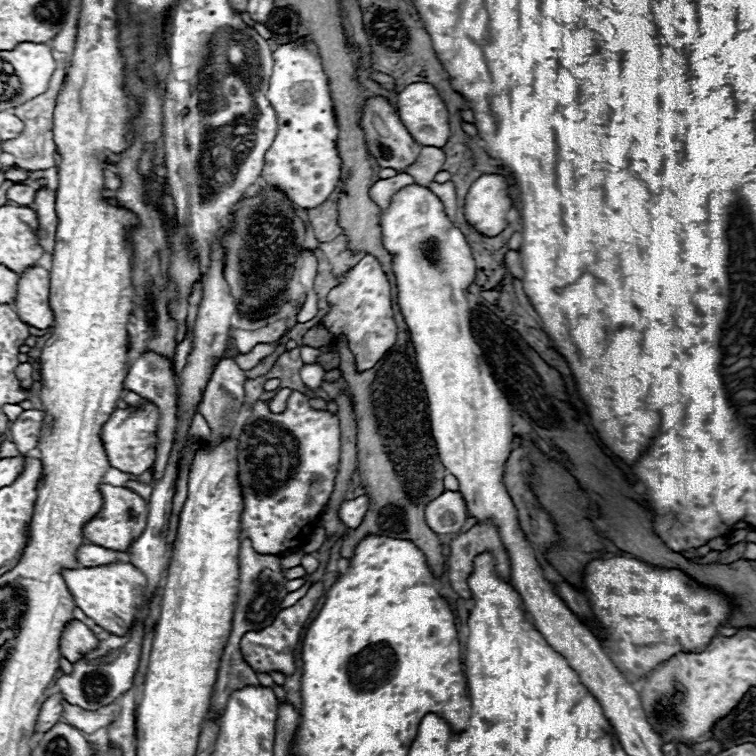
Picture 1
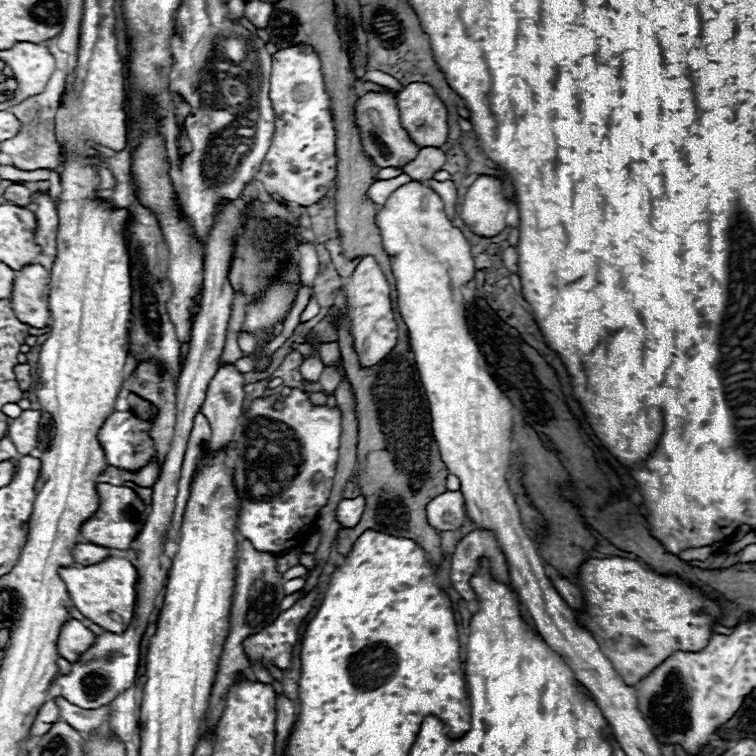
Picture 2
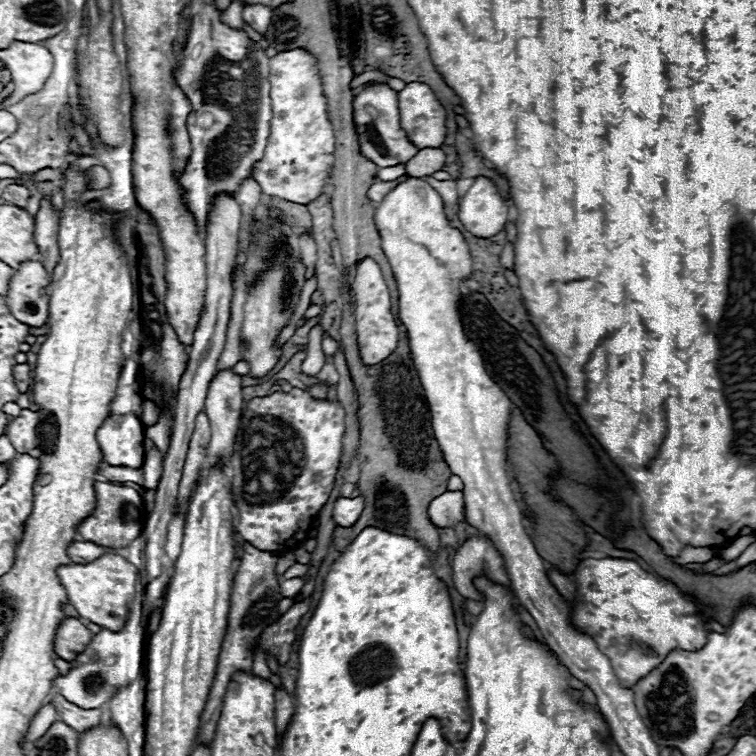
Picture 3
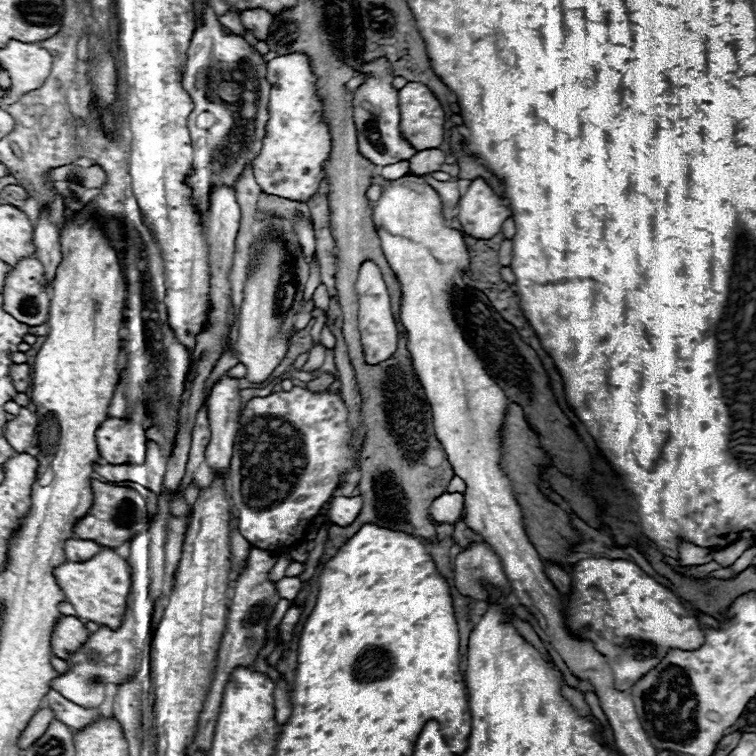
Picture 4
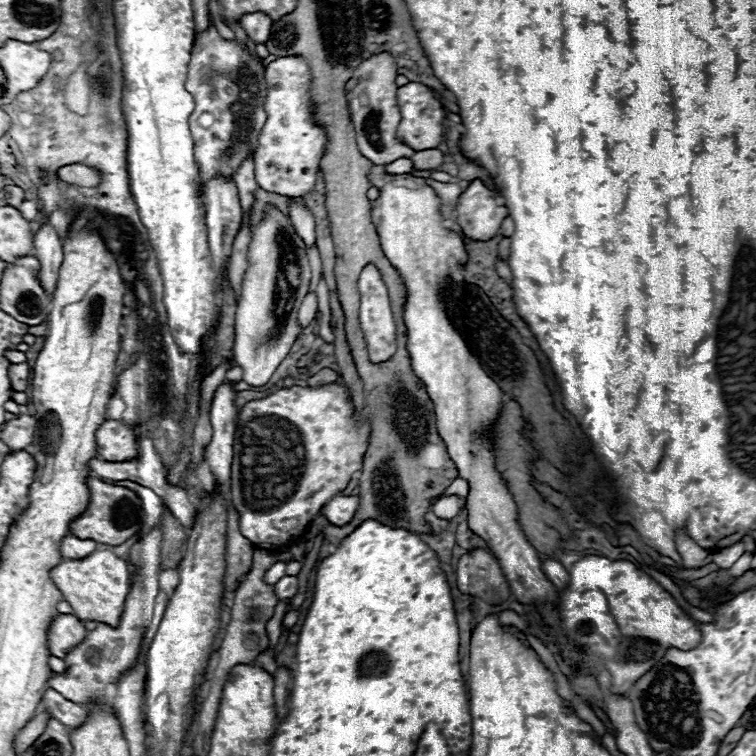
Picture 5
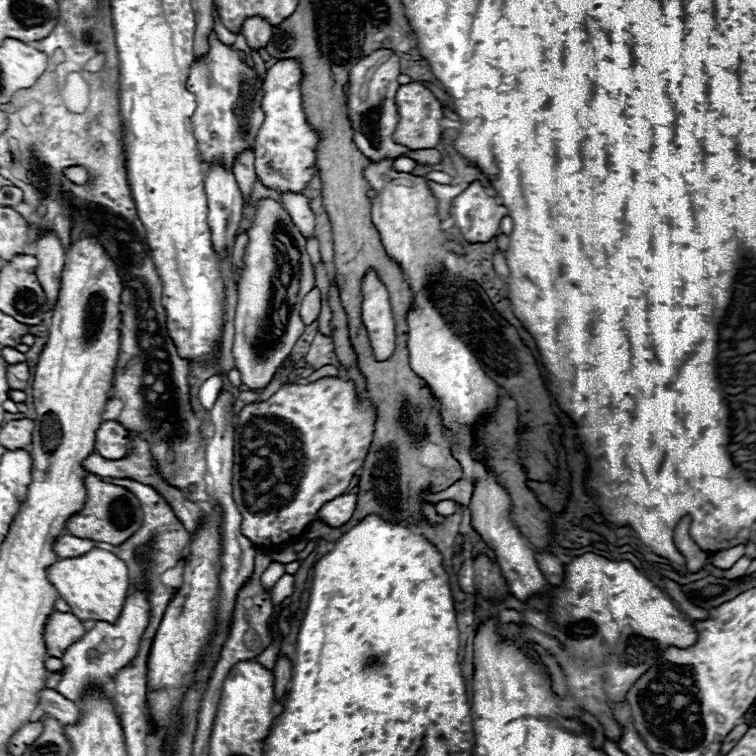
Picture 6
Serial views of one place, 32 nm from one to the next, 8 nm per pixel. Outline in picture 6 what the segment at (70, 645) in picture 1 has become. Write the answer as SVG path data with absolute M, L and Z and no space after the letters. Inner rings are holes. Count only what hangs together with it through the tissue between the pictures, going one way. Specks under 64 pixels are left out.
M54 610L44 626L44 642L50 656L62 658L66 644L74 644L84 636L82 622L72 612L58 612Z

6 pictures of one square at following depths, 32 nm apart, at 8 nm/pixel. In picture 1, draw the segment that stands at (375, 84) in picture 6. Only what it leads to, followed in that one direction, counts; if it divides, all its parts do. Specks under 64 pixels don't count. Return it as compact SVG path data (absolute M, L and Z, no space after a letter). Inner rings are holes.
M370 96L370 98L366 98L366 102L362 106L360 126L364 130L366 150L376 158L378 166L394 168L398 172L404 172L406 166L410 166L418 158L420 146L412 140L408 130L402 126L398 110L392 106L392 102L388 98L384 98L384 96Z

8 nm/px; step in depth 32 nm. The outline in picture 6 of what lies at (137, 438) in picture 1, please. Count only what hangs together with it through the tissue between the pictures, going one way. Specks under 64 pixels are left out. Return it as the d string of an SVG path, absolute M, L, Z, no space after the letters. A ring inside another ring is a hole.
M105 421L96 430L94 450L110 460L118 460L130 454L130 442L132 438L128 436L128 431L123 426L117 421Z

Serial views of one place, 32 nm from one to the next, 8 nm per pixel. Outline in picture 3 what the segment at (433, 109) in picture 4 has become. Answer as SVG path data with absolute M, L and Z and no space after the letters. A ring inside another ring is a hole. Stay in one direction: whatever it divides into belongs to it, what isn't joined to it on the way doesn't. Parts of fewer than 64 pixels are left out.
M410 82L398 92L400 126L408 140L418 148L440 148L446 138L446 110L420 82Z

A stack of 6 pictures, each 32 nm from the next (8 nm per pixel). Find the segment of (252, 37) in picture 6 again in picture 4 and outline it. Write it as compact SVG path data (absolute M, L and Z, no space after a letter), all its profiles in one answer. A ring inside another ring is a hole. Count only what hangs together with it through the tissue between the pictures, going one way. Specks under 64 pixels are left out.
M250 10L242 14L242 24L246 30L250 30L258 40L266 40L268 38L268 26L272 24L272 16L266 10Z

